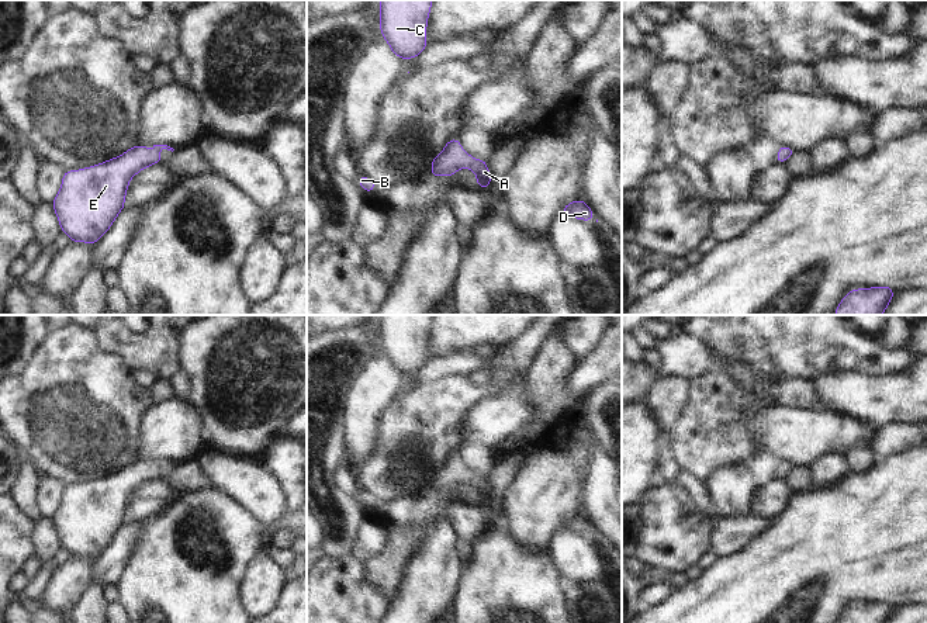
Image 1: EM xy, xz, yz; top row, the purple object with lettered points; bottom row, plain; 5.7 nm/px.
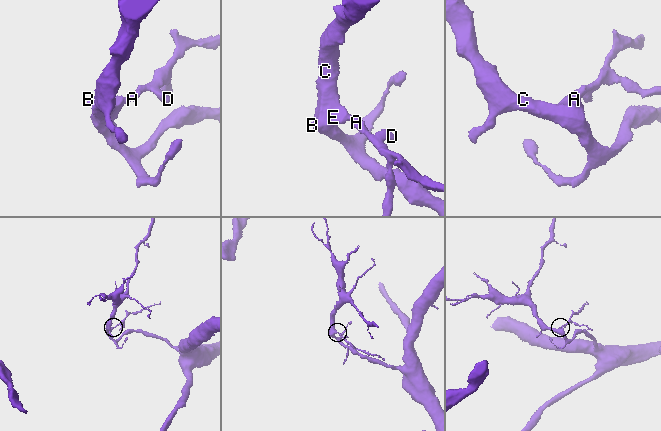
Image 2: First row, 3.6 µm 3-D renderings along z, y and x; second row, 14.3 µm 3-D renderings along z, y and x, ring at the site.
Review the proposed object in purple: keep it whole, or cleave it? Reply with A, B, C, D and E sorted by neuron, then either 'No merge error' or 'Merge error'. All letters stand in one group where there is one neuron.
Groups: A B C D E. No merge error.

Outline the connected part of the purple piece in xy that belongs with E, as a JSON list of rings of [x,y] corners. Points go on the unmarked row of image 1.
[[[135,460],[125,468],[100,480],[65,487],[62,491],[62,501],[52,516],[62,547],[65,547],[72,557],[94,560],[124,525],[127,503],[131,494],[153,478],[162,480],[160,464],[174,465],[167,460],[153,460],[152,465],[148,461]]]

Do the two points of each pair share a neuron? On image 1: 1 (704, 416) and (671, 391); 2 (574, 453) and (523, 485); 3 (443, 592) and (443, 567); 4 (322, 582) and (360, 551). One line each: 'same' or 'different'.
1: different
2: same
3: same
4: different

